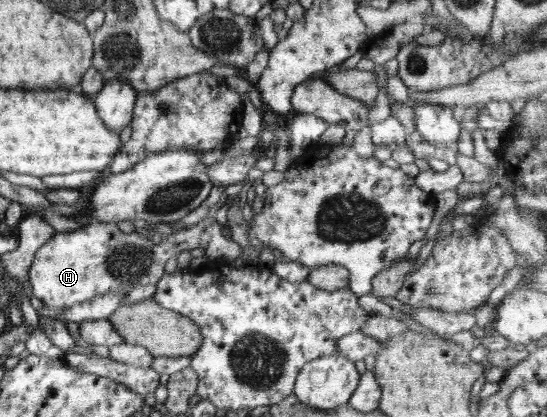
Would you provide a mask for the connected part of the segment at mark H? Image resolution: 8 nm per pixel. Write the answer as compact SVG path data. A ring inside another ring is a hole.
M214 217L201 220L195 226L183 231L175 231L163 237L159 244L145 239L143 235L123 233L117 223L89 223L74 231L56 232L45 242L29 267L29 284L33 294L49 308L69 308L74 304L90 301L92 298L113 292L129 294L137 286L149 286L161 280L165 272L165 262L179 252L204 248L213 242L213 258L229 256L236 258L240 247L235 241L227 240L222 226Z

